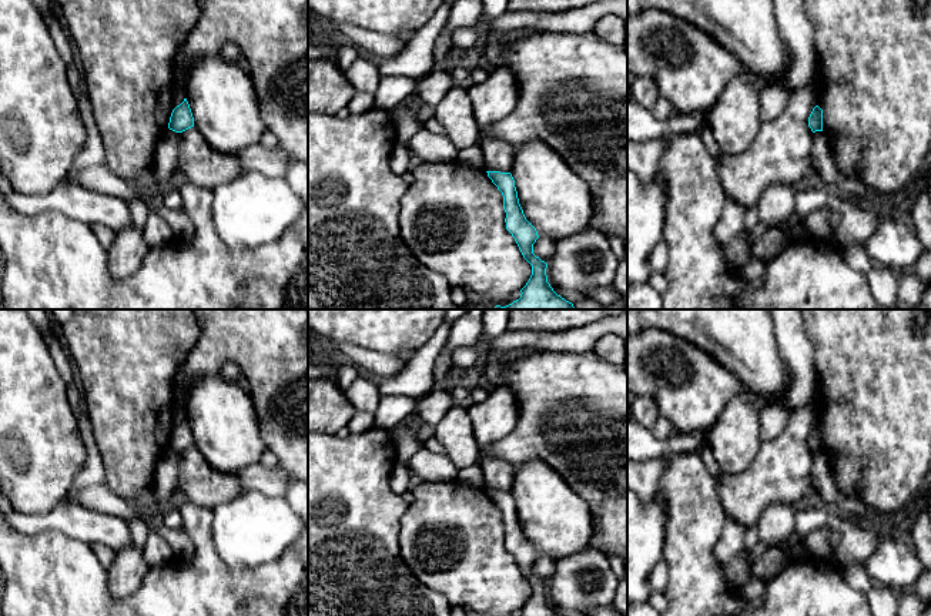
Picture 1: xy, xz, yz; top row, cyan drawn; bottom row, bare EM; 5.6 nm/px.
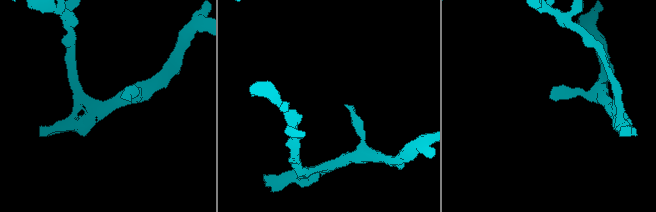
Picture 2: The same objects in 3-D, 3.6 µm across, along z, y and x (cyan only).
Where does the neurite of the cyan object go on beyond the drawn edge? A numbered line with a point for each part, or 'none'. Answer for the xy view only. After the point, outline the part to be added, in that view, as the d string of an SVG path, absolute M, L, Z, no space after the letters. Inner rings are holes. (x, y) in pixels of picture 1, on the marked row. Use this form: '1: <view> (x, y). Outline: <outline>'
none

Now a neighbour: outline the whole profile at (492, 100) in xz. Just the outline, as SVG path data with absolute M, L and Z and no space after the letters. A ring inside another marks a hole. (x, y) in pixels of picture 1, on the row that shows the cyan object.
M503 66L489 77L468 88L475 120L480 128L506 118L518 106L519 86L515 76Z

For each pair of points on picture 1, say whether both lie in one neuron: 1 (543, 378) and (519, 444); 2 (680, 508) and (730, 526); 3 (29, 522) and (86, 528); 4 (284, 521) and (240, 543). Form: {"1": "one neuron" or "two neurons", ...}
{"1": "one neuron", "2": "two neurons", "3": "one neuron", "4": "one neuron"}

